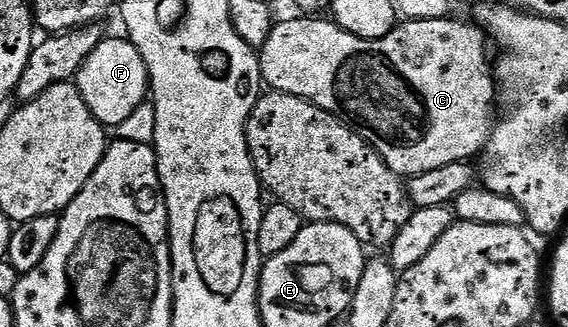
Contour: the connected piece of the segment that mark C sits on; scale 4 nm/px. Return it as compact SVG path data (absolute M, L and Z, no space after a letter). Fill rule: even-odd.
M297 17L301 19L285 19L274 22L273 29L267 41L259 49L261 60L261 77L266 88L282 91L288 95L294 95L305 99L308 103L314 103L319 109L331 113L337 119L342 119L363 141L367 141L383 157L383 161L396 175L412 177L431 173L431 169L443 169L443 165L455 165L466 161L473 161L484 152L489 135L495 126L493 119L493 102L499 99L499 83L495 78L495 67L489 64L489 47L487 36L480 26L472 22L460 23L454 17L444 19L405 19L398 22L387 33L387 37L378 39L364 39L355 37L343 30L332 18L326 17Z

